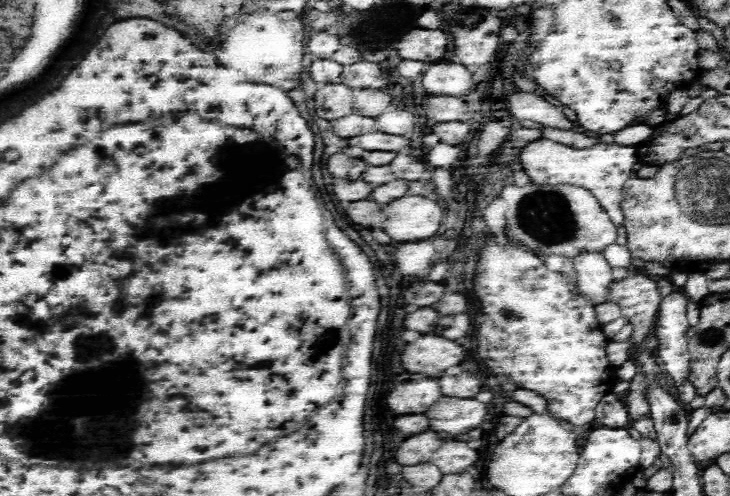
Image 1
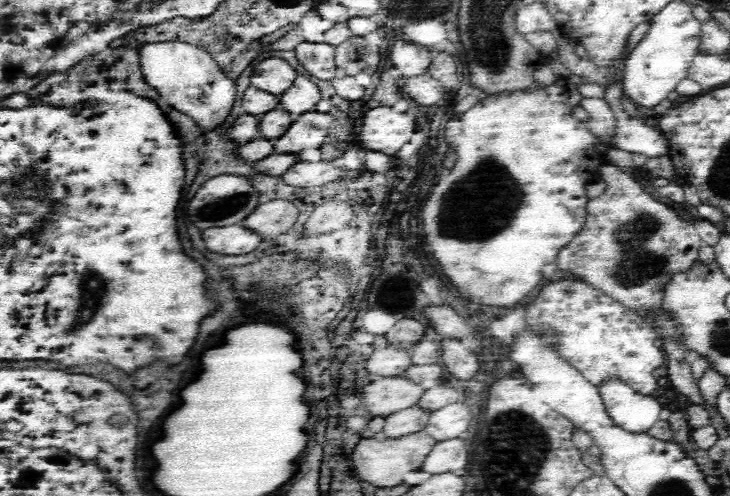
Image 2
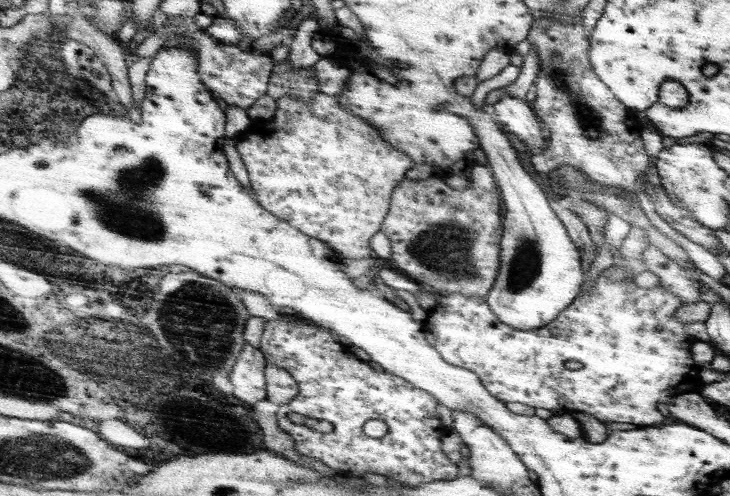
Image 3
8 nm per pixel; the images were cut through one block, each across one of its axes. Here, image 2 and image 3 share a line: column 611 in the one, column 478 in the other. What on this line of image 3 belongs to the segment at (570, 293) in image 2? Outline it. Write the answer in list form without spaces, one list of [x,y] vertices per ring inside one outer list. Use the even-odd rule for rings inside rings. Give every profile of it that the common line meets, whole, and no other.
[[[603,272],[597,276],[597,280],[593,282],[593,286],[589,286],[589,290],[583,290],[575,302],[565,310],[561,312],[551,324],[547,324],[545,328],[537,328],[537,330],[513,330],[509,328],[505,322],[499,320],[499,316],[493,312],[491,304],[487,302],[487,298],[467,298],[463,294],[451,294],[451,296],[443,296],[441,302],[439,302],[439,308],[435,308],[435,312],[429,316],[429,322],[427,322],[427,332],[431,332],[431,344],[443,354],[443,358],[457,366],[457,368],[467,368],[475,374],[481,376],[483,384],[487,386],[487,390],[503,400],[505,404],[525,404],[525,406],[531,406],[533,410],[535,408],[541,408],[541,410],[565,410],[565,412],[585,412],[585,414],[591,414],[593,418],[597,418],[601,424],[633,424],[635,428],[643,428],[643,426],[657,426],[665,422],[665,416],[659,412],[657,404],[669,404],[673,400],[673,396],[677,394],[683,394],[683,392],[699,392],[705,384],[685,384],[685,382],[701,382],[699,380],[699,372],[693,372],[693,356],[691,356],[691,342],[693,338],[683,330],[683,322],[677,322],[675,314],[677,314],[677,308],[681,306],[681,300],[669,292],[667,288],[659,286],[659,288],[653,288],[653,290],[645,290],[645,288],[637,288],[633,284],[633,278],[625,278],[625,280],[617,280],[617,282],[611,282],[603,276]],[[569,360],[575,360],[579,362],[579,368],[577,370],[567,370],[565,368],[565,362]]]

